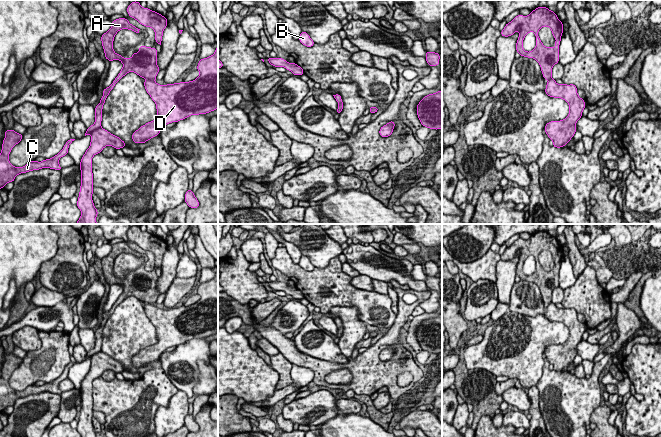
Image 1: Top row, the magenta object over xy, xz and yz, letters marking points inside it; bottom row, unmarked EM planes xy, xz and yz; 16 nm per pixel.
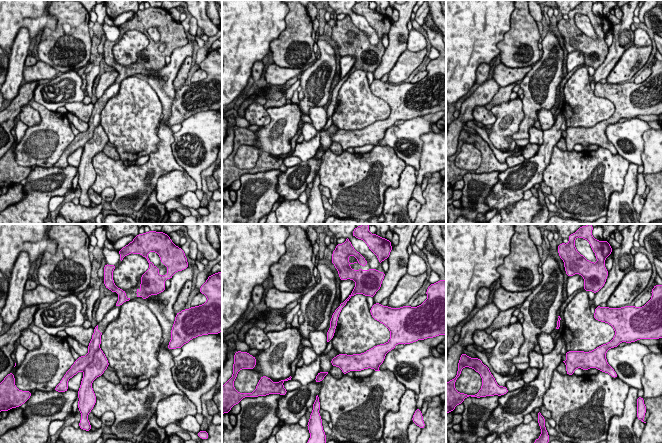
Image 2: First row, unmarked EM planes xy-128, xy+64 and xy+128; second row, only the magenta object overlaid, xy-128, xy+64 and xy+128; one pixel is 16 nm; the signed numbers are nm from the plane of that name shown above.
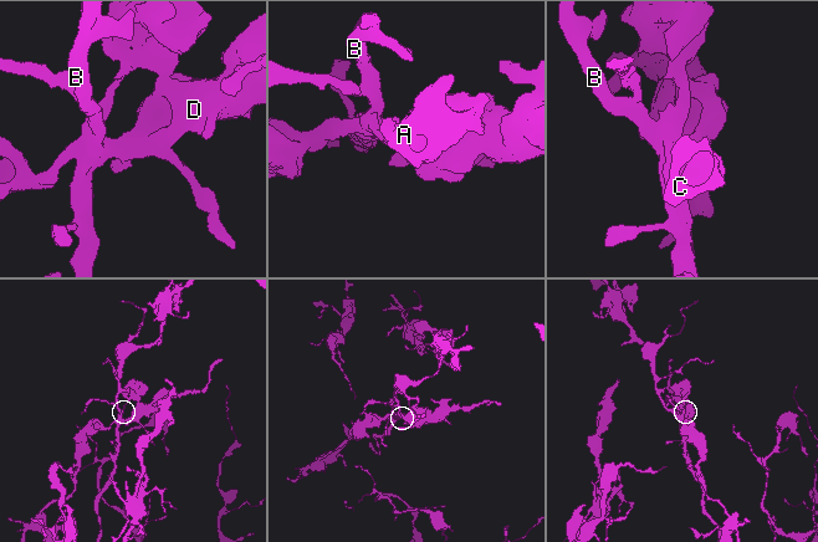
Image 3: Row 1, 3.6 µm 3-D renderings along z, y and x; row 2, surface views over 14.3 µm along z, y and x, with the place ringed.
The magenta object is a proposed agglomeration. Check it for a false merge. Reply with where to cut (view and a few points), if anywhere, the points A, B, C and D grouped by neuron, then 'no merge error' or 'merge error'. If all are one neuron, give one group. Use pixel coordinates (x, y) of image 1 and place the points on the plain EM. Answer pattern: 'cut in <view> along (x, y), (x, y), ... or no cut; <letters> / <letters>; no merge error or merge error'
cut in xy along (100, 350), (91, 357); A C / B D; merge error

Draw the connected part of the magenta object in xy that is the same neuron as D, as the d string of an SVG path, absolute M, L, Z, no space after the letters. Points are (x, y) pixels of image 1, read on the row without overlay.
M218 270L215 277L200 283L200 299L193 305L160 309L147 303L144 310L156 328L158 342L133 356L134 367L146 367L158 360L167 348L218 332Z

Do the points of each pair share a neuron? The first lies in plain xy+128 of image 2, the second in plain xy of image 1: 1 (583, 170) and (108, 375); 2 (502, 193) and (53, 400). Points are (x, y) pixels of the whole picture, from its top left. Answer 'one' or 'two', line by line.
1: two
2: two

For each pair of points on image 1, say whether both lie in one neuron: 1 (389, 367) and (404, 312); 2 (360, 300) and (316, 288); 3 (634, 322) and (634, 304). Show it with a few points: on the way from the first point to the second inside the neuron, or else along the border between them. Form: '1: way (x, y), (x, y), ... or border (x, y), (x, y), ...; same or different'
1: way (376, 357), (376, 350), (394, 332), (396, 327); same
2: way (349, 296), (335, 283), (327, 284); same
3: border (623, 302), (639, 319); different

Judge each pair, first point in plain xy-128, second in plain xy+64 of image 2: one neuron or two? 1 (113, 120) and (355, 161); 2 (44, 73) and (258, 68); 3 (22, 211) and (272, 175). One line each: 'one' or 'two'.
1: two
2: two
3: one

